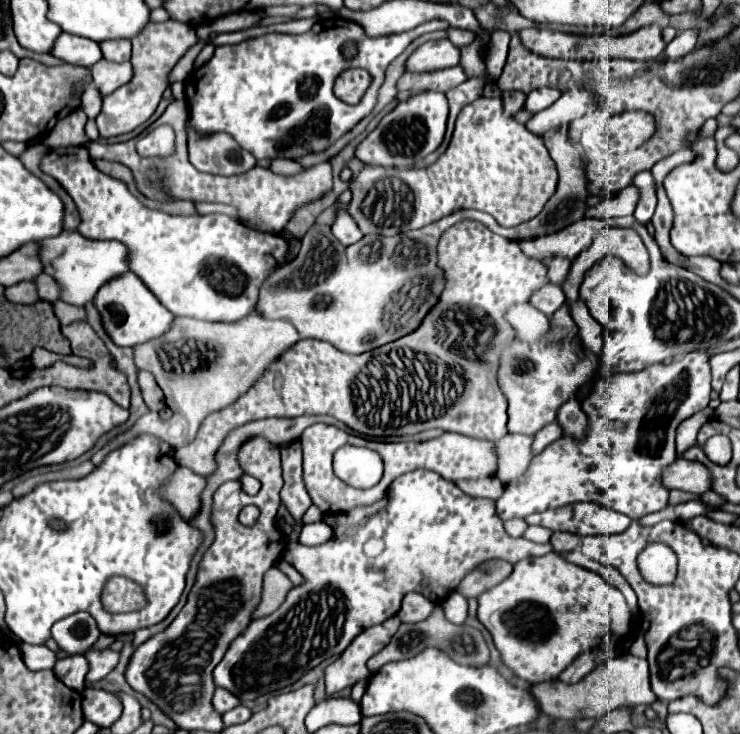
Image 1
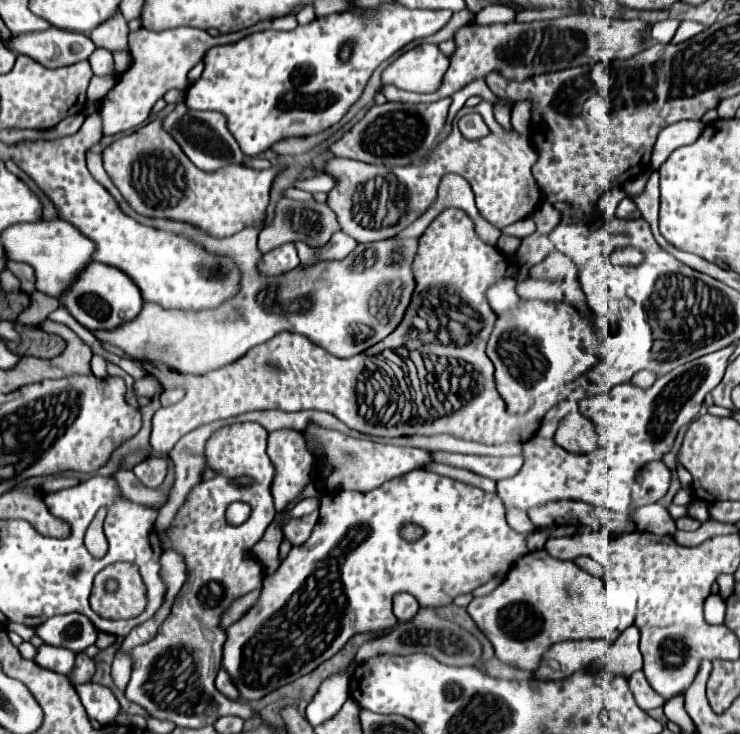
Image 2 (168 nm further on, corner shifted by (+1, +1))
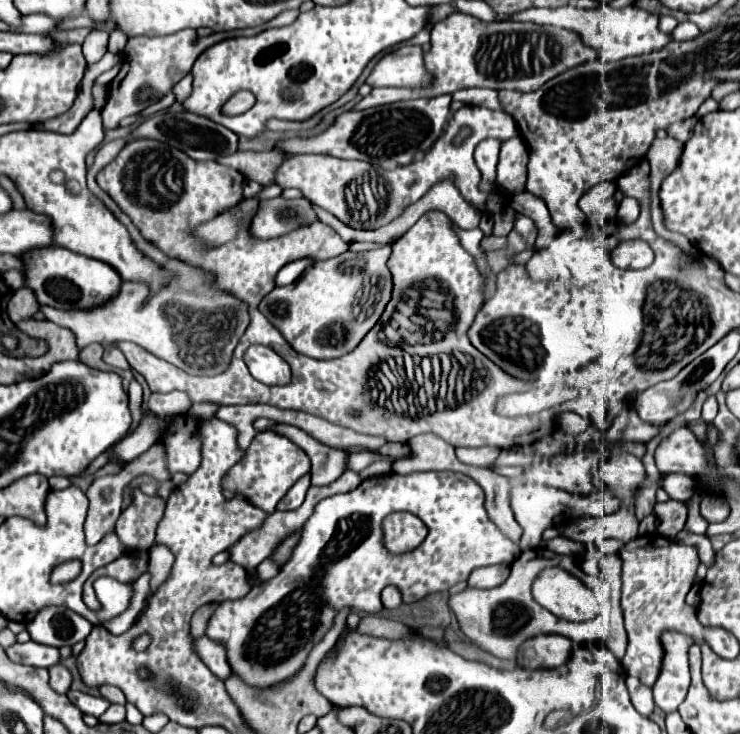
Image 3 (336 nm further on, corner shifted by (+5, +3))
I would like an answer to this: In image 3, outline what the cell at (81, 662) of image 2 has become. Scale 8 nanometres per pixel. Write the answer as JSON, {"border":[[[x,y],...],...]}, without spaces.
{"border":[[[63,665],[49,667],[49,685],[57,693],[67,693],[71,687],[71,673]]]}

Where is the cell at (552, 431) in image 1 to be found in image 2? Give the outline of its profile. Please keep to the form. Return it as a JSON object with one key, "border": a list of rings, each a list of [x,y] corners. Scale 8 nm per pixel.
{"border":[[[435,451],[439,463],[449,463],[455,467],[463,467],[467,471],[485,475],[493,481],[499,481],[503,477],[515,475],[523,465],[523,455],[517,457],[477,457],[477,455],[453,455],[453,453],[441,453]]]}

